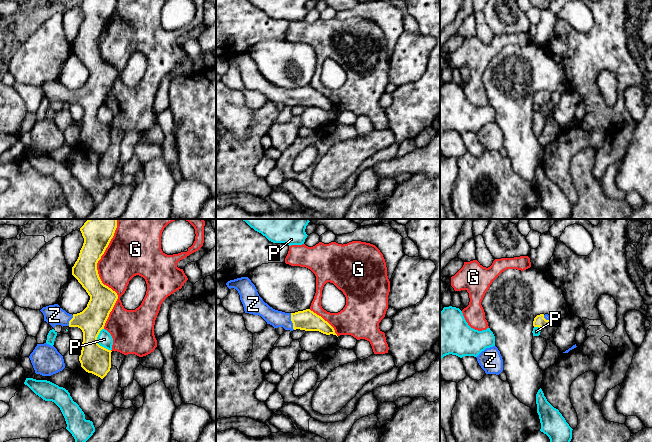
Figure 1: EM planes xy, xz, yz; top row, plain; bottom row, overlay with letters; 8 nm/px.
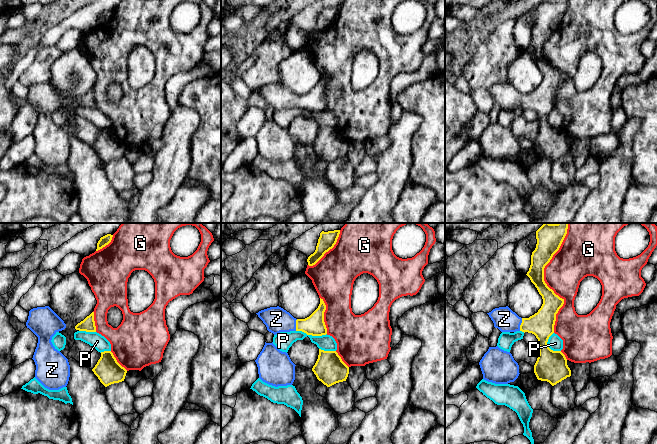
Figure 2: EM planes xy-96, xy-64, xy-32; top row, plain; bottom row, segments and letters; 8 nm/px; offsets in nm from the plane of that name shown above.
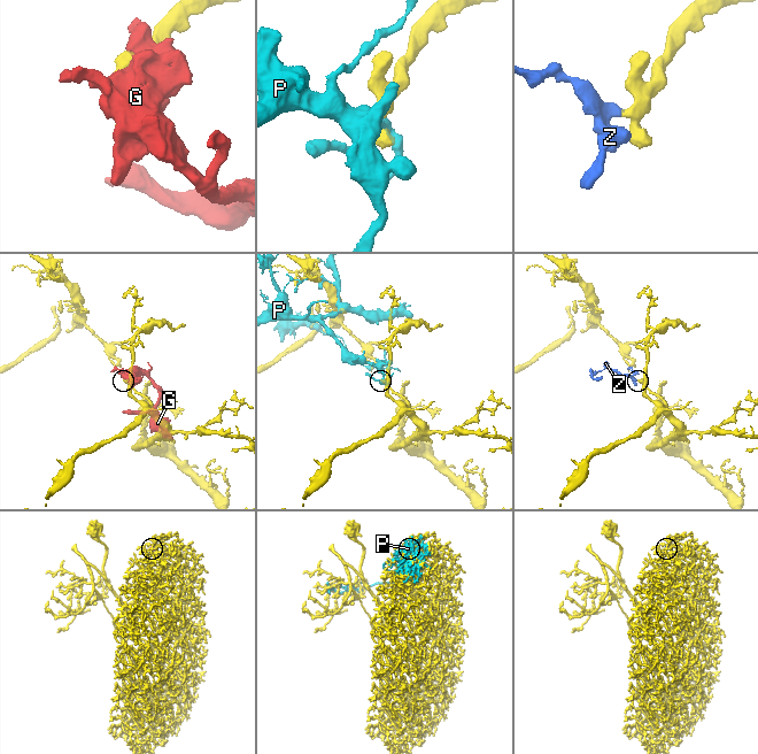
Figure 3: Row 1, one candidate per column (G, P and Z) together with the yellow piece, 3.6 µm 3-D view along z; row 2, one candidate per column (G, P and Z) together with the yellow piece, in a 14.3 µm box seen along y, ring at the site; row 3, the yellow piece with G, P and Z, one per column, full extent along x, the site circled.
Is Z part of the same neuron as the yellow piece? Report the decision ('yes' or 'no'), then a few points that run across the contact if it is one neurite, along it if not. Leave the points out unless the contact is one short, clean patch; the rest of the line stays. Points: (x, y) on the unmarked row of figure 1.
yes; line xz (307, 96), (292, 97), (276, 94)

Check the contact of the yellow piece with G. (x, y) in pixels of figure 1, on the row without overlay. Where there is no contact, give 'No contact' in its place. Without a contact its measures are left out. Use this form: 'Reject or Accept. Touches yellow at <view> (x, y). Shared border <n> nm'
Reject. Touches yellow at xy (99, 54). Shared border 850 nm

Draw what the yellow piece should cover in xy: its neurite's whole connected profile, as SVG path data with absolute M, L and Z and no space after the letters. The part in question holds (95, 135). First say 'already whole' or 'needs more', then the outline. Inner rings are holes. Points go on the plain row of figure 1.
needs more; M84 0L80 7L84 14L79 33L72 43L72 51L90 72L87 83L80 89L69 90L58 80L43 83L44 97L56 101L78 103L83 108L81 143L103 155L111 144L111 126L100 122L97 113L112 87L118 71L104 61L97 39L114 12L117 0Z

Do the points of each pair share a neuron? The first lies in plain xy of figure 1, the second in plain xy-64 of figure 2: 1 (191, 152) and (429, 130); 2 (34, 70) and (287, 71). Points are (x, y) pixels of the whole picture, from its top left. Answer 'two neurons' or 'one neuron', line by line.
1: one neuron
2: two neurons

